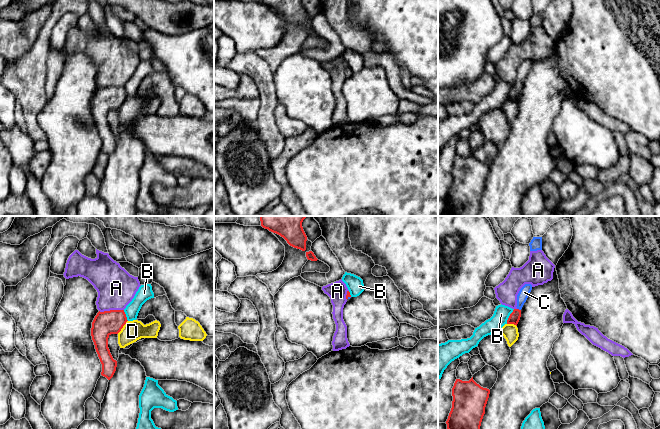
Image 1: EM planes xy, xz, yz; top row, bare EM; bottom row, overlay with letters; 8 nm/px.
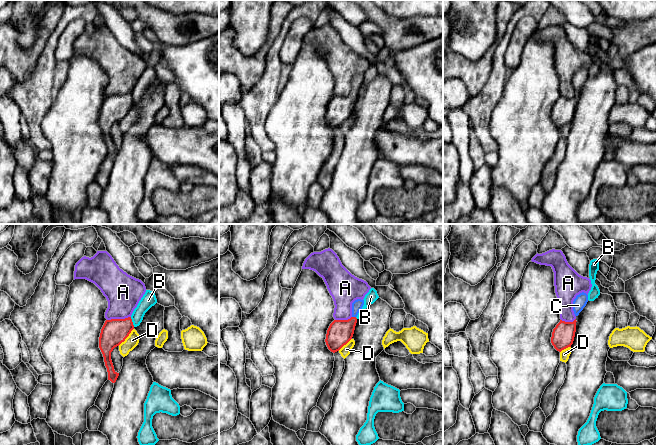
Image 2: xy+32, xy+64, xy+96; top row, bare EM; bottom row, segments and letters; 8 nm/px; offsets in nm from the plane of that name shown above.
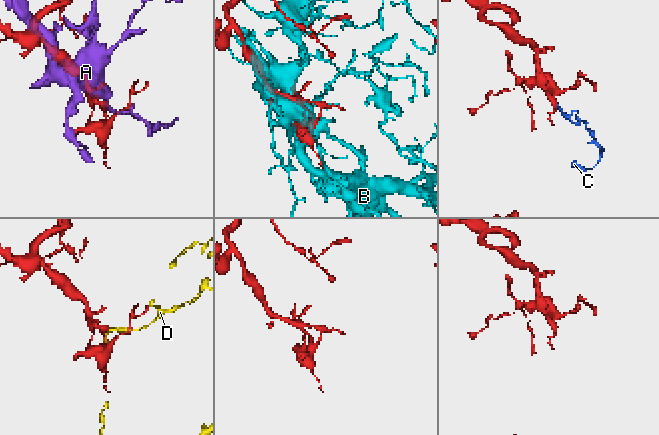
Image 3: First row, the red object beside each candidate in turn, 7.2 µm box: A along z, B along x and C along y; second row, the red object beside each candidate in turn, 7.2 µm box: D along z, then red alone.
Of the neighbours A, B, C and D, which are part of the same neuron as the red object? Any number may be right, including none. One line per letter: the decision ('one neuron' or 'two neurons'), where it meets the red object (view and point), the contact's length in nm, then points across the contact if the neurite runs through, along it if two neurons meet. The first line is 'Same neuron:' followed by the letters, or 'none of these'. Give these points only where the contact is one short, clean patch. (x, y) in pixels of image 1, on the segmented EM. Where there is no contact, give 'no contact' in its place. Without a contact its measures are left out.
Same neuron: C
A: two neurons | xy (111, 310) | 200 nm
B: two neurons | yz (509, 316) | 140 nm
C: one neuron | yz (518, 309) | 40 nm | across yz (514, 317), (518, 309), (524, 292)
D: two neurons | xy (122, 327) | 140 nm | along xy (127, 320), (117, 333)

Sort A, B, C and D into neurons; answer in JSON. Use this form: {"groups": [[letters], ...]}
{"groups": [["A"], ["B"], ["C"], ["D"]]}

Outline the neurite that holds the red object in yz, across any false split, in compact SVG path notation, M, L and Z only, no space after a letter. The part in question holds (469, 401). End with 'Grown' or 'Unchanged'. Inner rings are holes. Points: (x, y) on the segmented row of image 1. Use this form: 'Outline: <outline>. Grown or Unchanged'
Outline: M473 377L469 381L456 379L452 388L452 408L446 421L447 429L480 429L490 390L477 384Z. Unchanged

